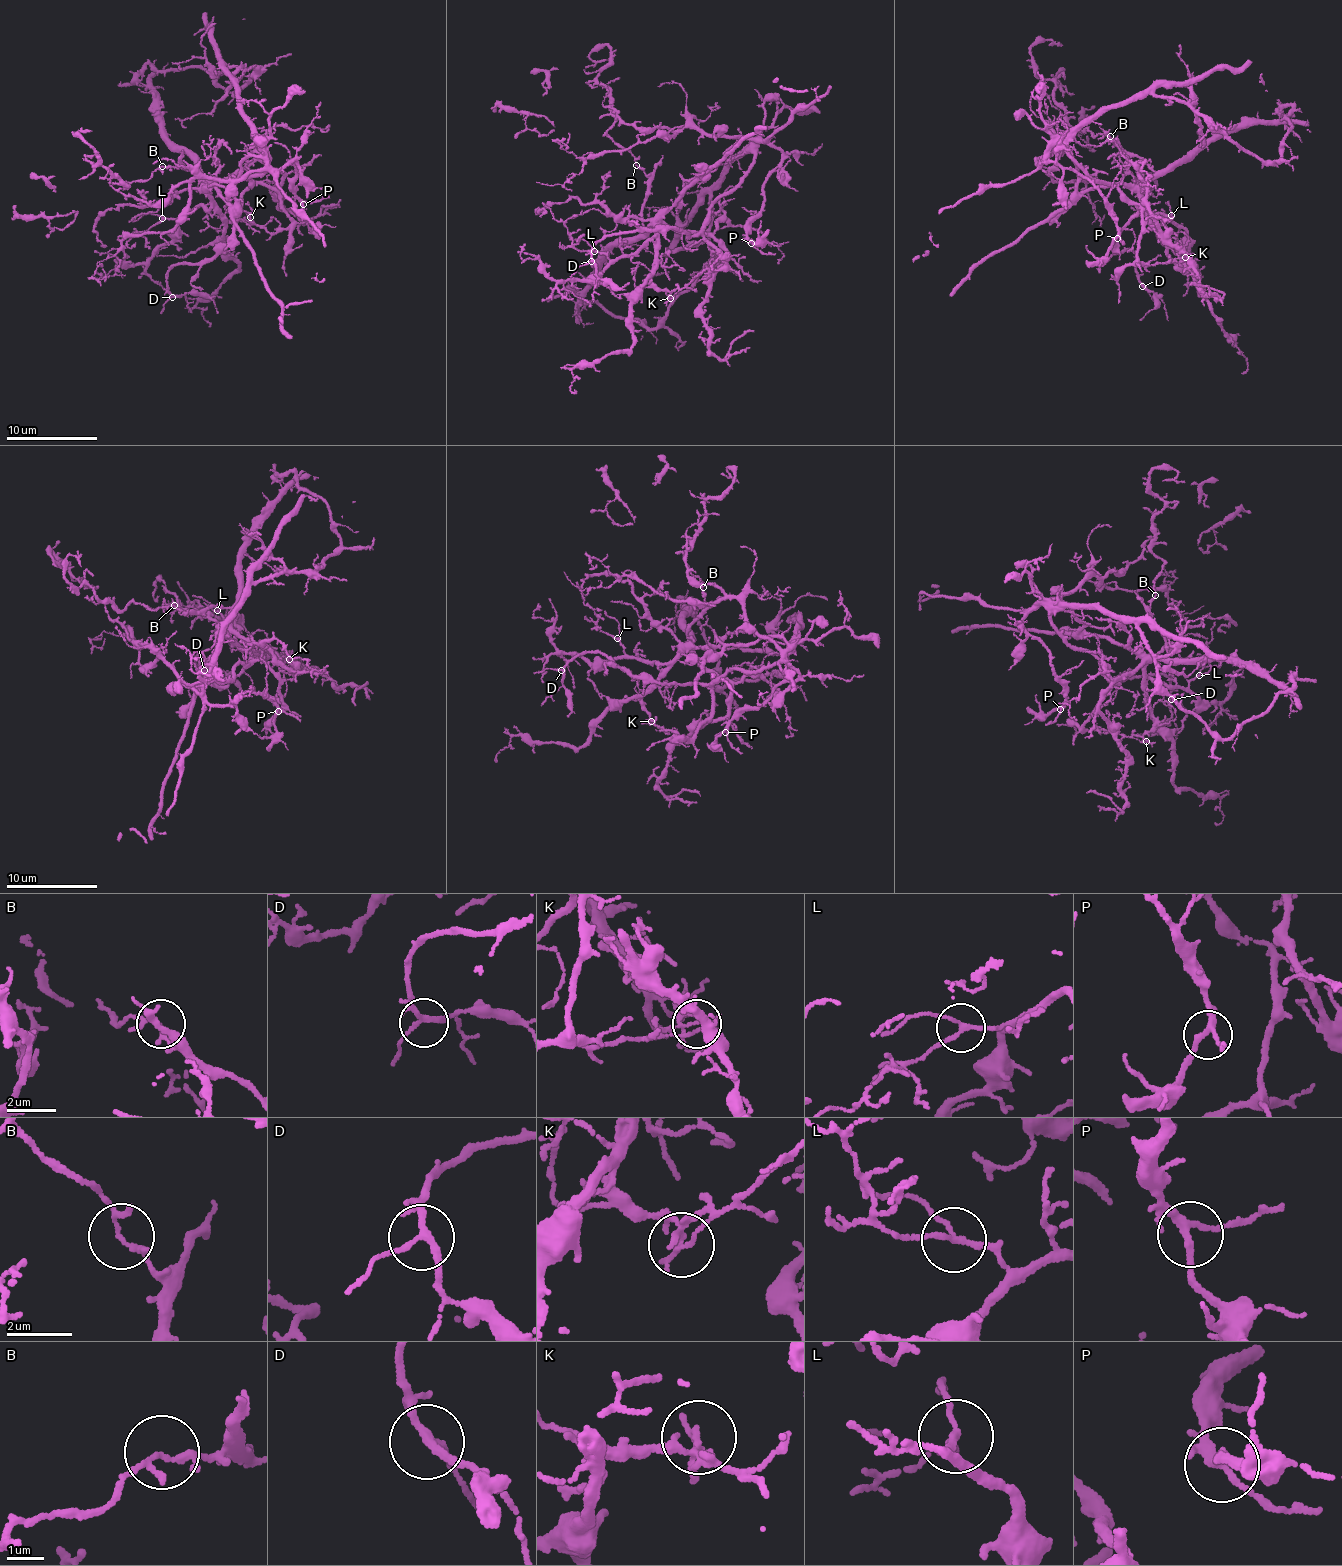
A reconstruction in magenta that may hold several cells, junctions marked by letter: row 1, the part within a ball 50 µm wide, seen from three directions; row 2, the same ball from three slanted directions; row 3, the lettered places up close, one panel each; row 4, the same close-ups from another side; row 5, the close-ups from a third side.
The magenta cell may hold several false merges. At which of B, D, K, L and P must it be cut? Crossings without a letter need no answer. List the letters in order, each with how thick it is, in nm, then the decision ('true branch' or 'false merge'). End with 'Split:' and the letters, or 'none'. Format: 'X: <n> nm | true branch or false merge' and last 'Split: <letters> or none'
B: 110 nm | false merge
D: 190 nm | true branch
K: 110 nm | false merge
L: 140 nm | true branch
P: 200 nm | true branch
Split: B, K

